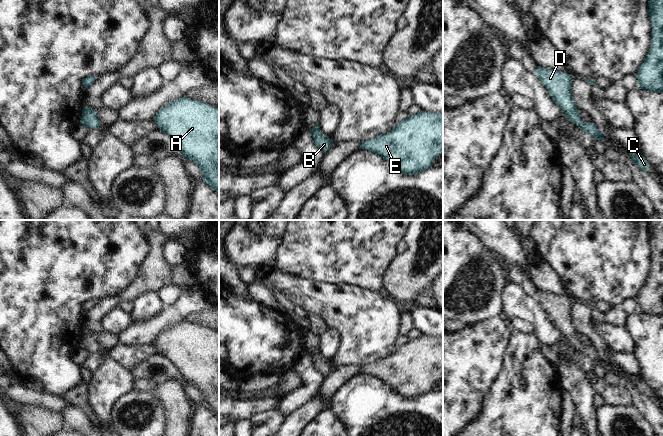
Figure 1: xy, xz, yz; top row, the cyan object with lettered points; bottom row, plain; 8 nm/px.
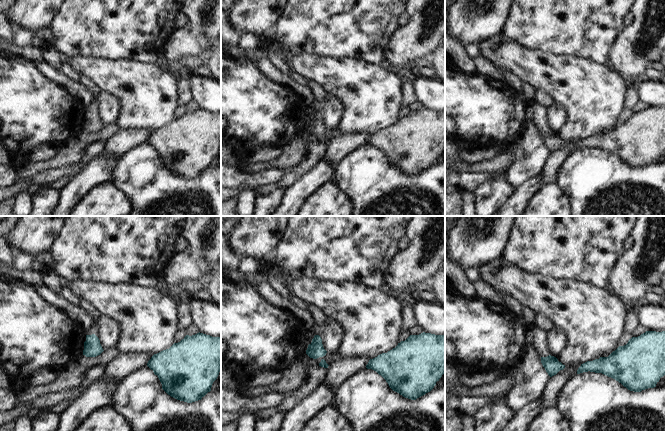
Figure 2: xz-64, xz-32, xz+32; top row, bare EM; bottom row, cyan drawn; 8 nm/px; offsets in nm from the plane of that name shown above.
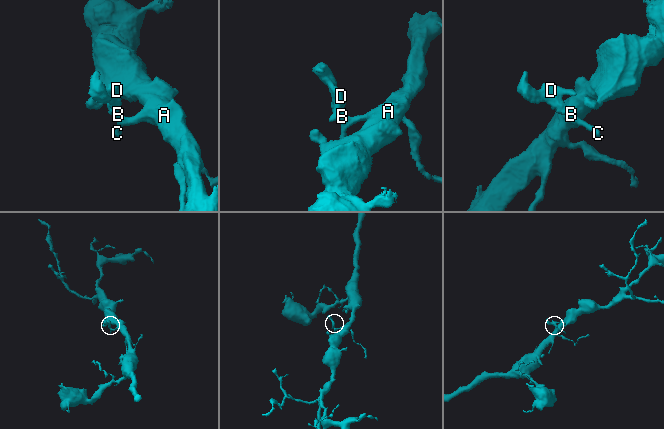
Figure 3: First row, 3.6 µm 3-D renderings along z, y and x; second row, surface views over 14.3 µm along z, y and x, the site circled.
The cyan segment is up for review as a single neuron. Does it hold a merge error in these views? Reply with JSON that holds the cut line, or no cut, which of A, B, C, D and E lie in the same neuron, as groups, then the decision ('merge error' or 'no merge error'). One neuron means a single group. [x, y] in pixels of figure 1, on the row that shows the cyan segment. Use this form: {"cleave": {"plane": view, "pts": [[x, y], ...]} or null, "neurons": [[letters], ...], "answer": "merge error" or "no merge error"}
{"cleave": null, "neurons": [["A", "B", "C", "D", "E"]], "answer": "no merge error"}

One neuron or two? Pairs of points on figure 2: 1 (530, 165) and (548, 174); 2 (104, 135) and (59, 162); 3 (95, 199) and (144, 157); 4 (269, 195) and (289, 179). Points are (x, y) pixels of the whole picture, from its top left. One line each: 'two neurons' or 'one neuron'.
1: two neurons
2: one neuron
3: two neurons
4: two neurons

